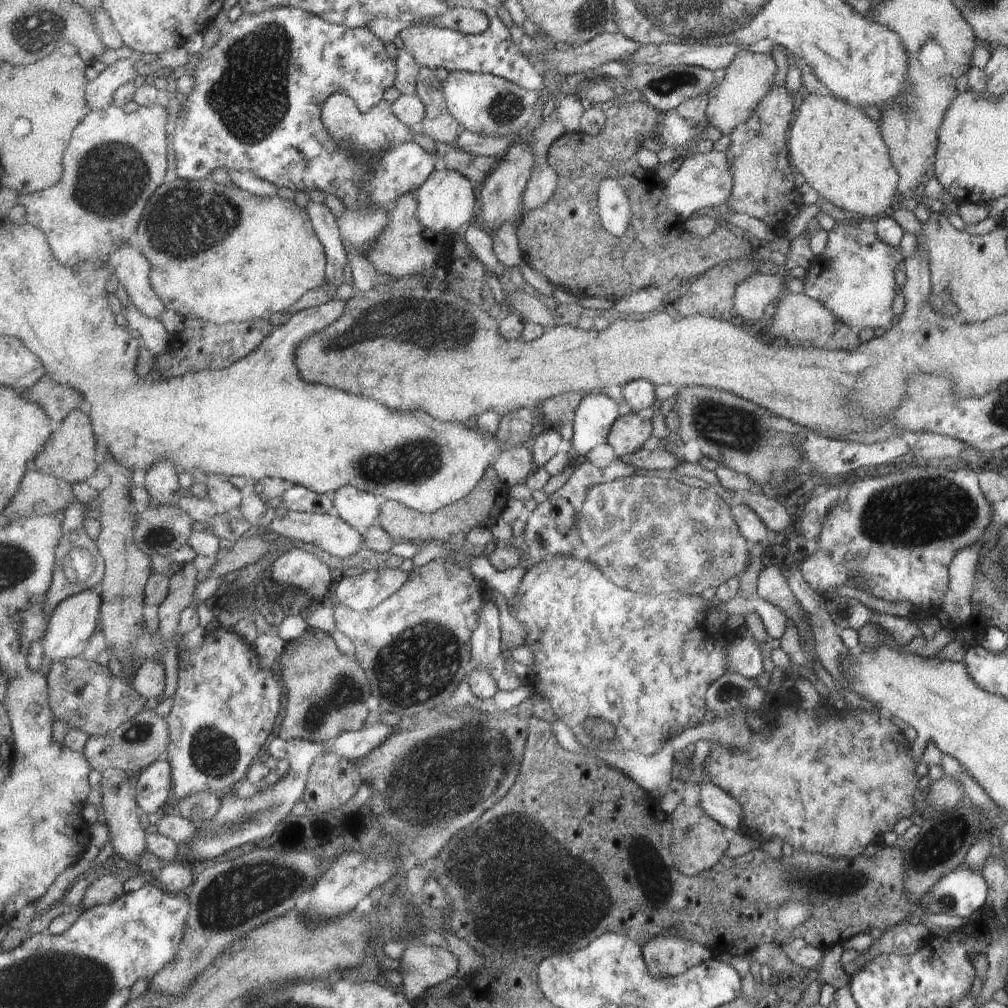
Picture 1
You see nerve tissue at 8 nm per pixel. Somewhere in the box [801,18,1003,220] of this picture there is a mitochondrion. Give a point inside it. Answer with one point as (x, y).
(928, 43)

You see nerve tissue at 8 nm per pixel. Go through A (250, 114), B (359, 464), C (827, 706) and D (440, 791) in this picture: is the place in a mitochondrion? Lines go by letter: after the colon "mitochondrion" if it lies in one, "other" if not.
A: mitochondrion
B: mitochondrion
C: other
D: mitochondrion

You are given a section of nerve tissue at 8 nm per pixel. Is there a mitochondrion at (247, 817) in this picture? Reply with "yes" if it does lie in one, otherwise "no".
yes

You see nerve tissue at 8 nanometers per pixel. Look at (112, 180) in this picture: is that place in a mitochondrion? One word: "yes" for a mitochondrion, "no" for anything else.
yes

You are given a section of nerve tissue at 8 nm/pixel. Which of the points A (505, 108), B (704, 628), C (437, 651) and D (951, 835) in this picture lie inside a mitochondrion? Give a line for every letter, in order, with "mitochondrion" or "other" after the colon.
A: mitochondrion
B: other
C: mitochondrion
D: mitochondrion

